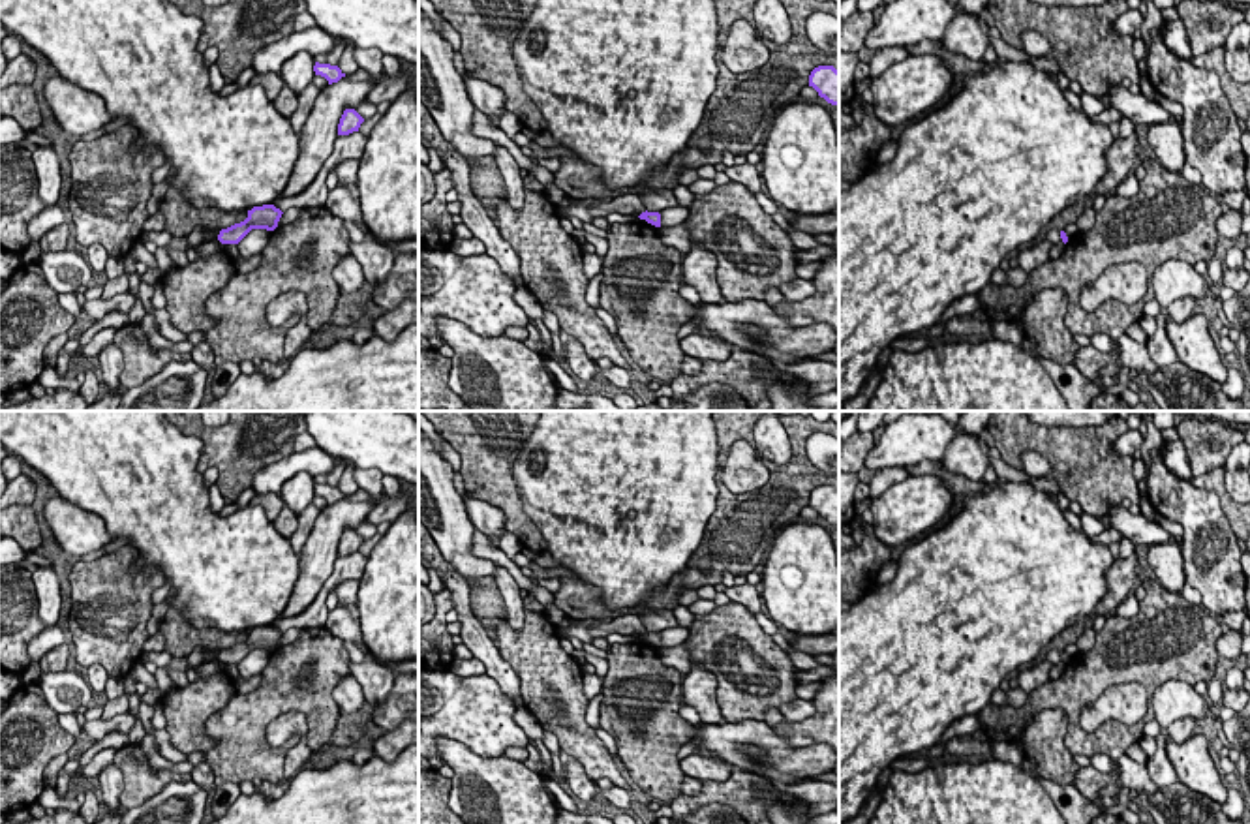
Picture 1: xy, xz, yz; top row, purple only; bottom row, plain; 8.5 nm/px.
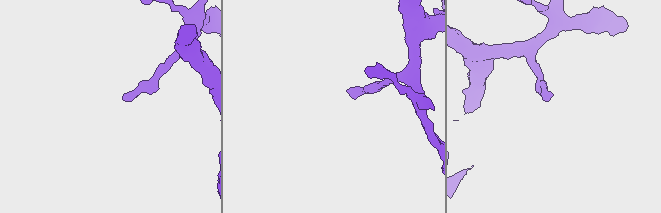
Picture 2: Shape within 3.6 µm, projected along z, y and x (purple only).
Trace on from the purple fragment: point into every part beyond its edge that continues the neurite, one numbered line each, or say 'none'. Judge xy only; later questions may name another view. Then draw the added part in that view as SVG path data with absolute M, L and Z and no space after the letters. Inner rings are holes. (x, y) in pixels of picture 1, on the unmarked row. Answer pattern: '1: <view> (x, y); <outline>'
none

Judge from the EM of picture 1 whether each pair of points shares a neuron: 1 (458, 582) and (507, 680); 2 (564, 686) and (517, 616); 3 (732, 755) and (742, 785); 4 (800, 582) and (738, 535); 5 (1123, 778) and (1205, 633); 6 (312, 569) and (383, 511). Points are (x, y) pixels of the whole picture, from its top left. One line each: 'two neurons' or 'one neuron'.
1: one neuron
2: two neurons
3: two neurons
4: two neurons
5: two neurons
6: two neurons

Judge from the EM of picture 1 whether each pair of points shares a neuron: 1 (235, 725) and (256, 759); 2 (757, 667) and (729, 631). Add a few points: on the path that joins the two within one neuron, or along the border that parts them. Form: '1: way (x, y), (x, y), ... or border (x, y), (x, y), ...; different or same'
1: way (241, 732), (241, 744), (248, 751); same
2: way (747, 657), (731, 640); same

